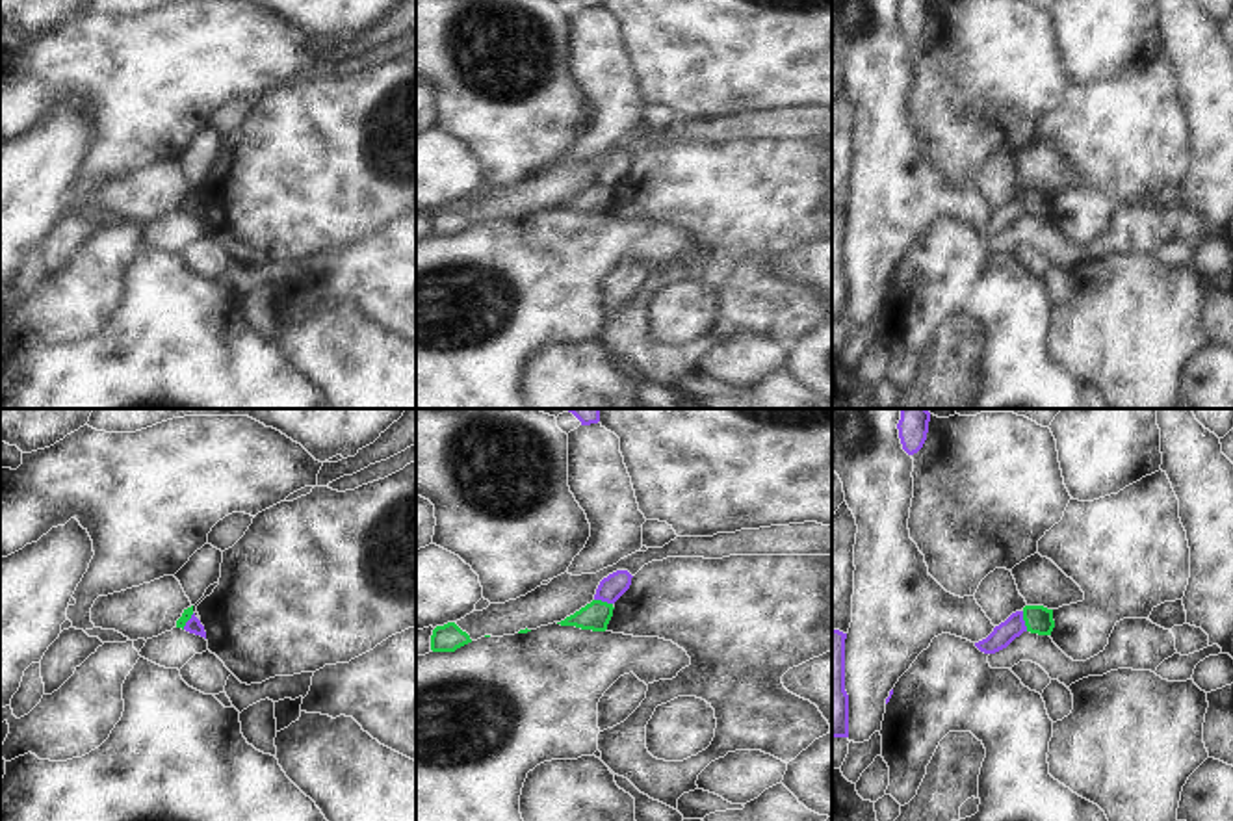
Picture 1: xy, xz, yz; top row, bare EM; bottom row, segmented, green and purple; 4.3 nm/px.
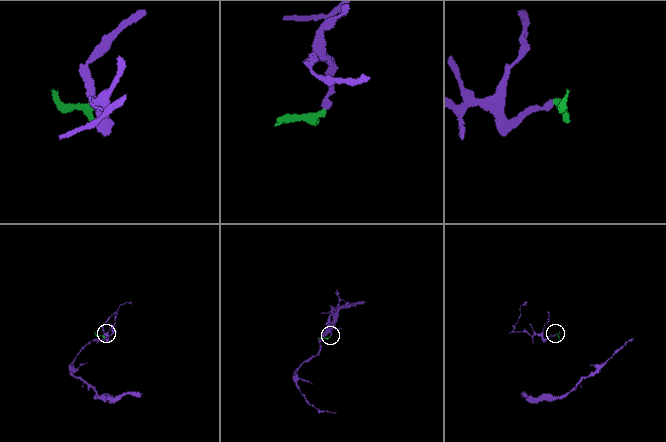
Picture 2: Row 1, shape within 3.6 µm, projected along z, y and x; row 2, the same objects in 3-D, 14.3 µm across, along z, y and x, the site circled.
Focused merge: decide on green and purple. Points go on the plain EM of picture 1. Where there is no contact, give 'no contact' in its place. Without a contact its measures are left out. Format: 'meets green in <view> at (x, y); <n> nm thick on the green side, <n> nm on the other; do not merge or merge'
meets green in yz at (1024, 203); 120 nm thick on the green side, 90 nm on the other; do not merge

